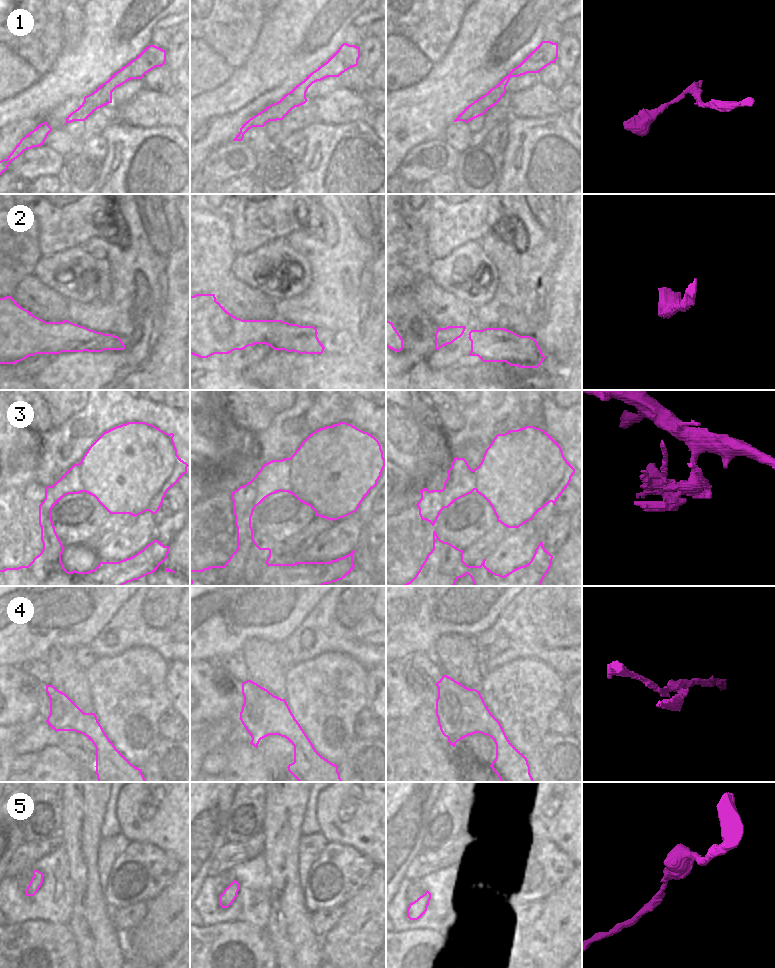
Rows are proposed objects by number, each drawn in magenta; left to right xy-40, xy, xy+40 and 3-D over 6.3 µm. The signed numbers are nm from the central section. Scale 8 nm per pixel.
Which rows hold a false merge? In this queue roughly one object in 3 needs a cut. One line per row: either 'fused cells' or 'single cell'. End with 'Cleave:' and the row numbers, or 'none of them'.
1: single cell
2: single cell
3: fused cells
4: fused cells
5: single cell
Cleave: 3, 4

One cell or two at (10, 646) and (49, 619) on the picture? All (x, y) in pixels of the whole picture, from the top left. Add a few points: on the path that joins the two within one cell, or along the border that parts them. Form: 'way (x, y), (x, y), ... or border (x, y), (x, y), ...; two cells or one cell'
way (23, 636), (46, 636), (47, 632); one cell

